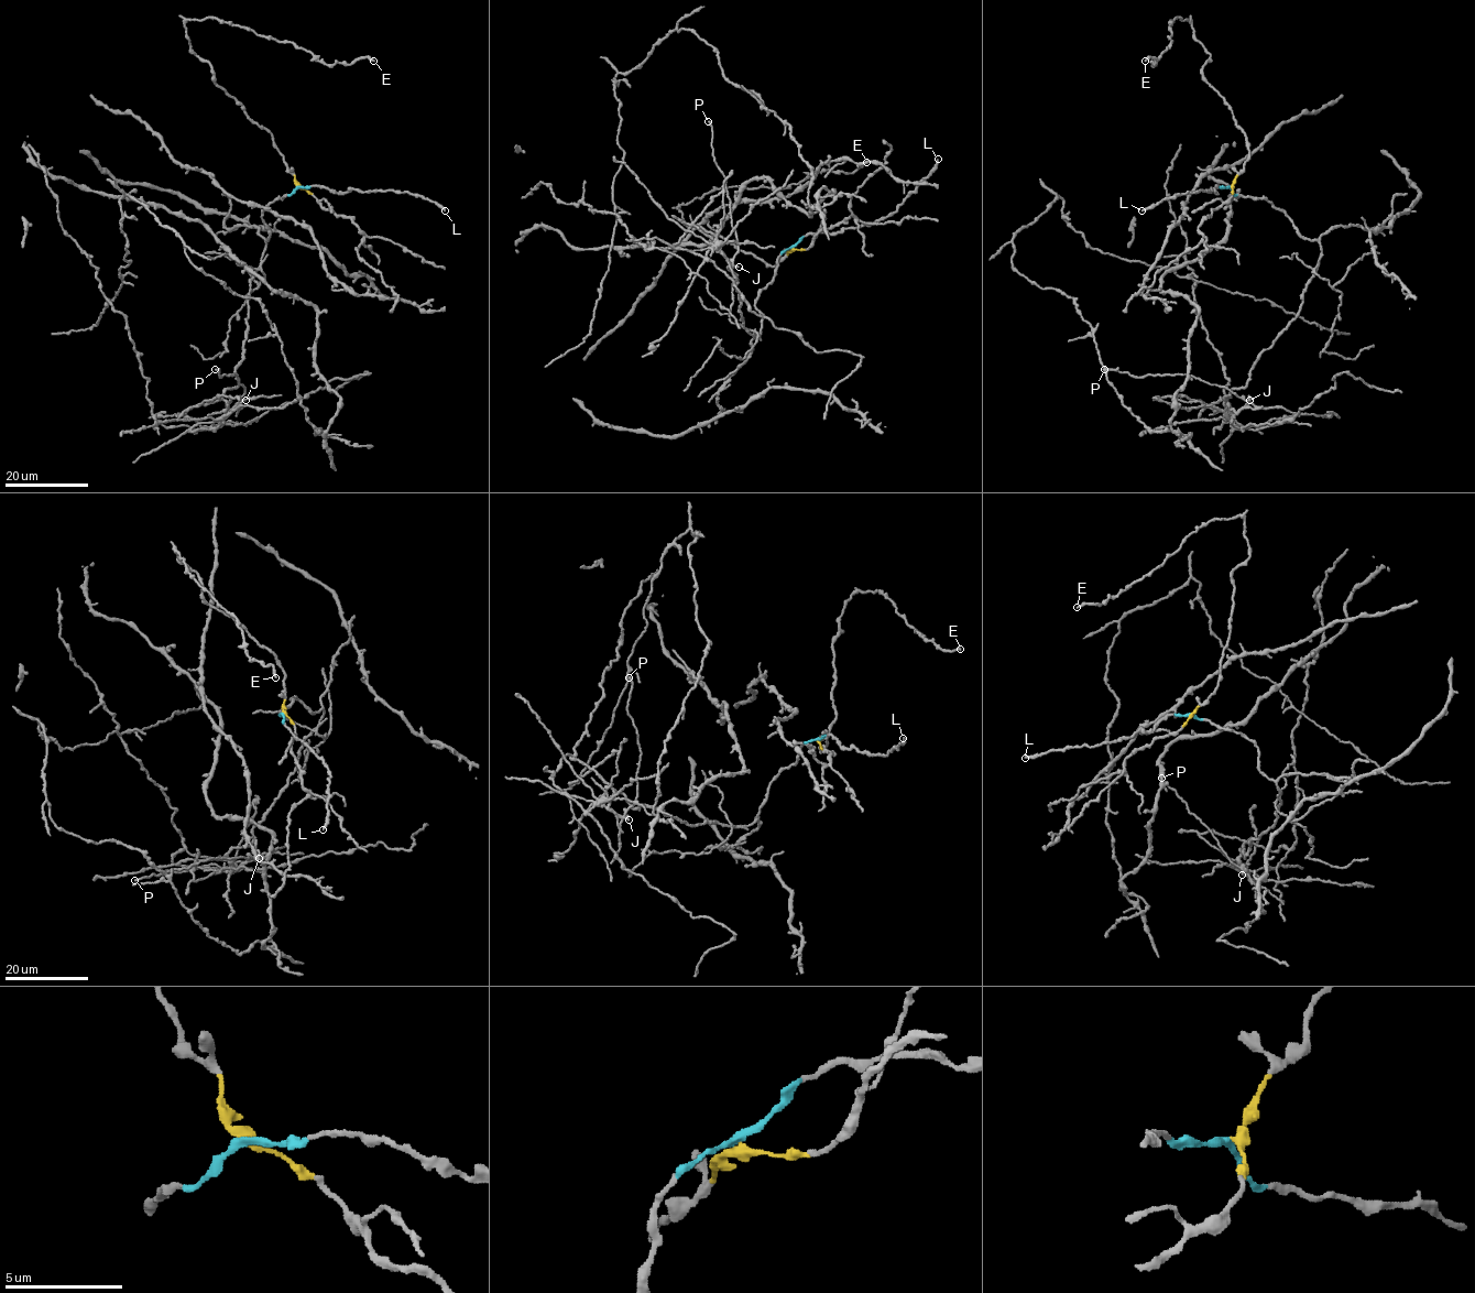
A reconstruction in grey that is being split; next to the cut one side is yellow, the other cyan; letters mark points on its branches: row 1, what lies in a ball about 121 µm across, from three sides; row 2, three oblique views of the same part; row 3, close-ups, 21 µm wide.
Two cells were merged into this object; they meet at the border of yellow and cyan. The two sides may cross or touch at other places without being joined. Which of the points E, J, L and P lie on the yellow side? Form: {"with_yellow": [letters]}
{"with_yellow": ["E"]}

